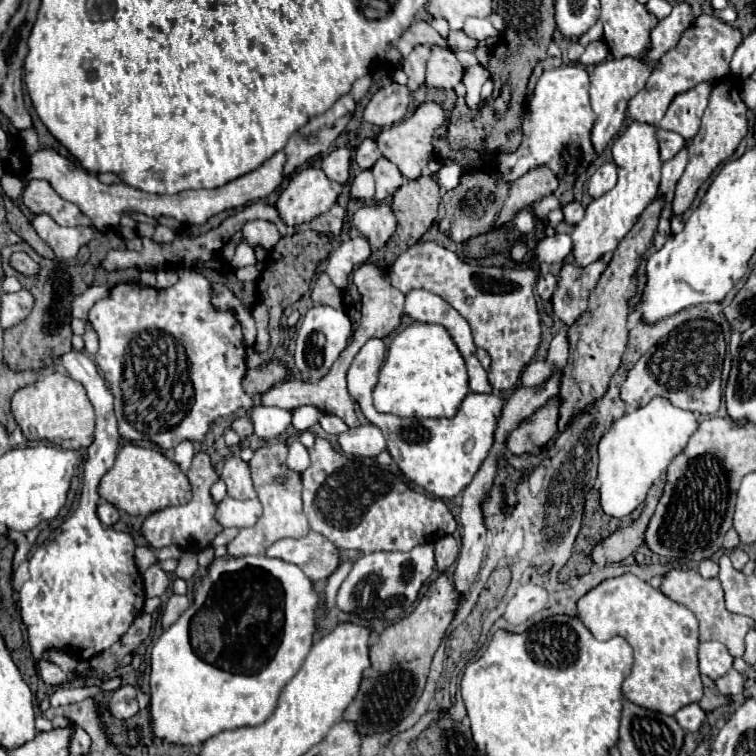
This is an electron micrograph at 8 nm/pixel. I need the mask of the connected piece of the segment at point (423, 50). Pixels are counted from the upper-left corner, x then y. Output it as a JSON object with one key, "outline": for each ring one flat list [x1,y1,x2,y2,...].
{"outline":[[415,47,411,51,411,55,405,59,405,73,409,75,409,83,407,87,411,91,417,91,423,83,425,83,425,65,429,61,429,55,431,55,431,49,429,47]]}

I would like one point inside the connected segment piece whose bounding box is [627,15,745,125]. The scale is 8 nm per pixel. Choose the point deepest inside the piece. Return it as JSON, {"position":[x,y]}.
{"position":[705,50]}

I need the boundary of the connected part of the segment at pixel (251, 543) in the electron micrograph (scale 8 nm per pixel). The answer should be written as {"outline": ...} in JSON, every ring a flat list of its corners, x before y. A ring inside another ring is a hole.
{"outline":[[277,441,271,445,263,445,255,451,253,459,249,461,251,467,251,477,259,495,259,501,263,505,263,515,259,517,259,521,253,527,241,529,239,535,227,543,227,555,229,557,243,557,243,555,265,555,267,547,273,545,277,539,299,539,301,535,309,533,309,523,303,515,301,509,301,475,293,473,287,469,285,465,287,459,287,445],[275,477,283,477,281,483,277,483]]}

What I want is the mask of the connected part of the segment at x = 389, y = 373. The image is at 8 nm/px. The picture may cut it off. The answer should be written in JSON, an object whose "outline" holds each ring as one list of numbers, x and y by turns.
{"outline":[[413,323,399,331,389,345,387,359,381,367,379,381,373,391,377,411,399,417,453,417,469,393,469,377,465,359,443,325]]}

